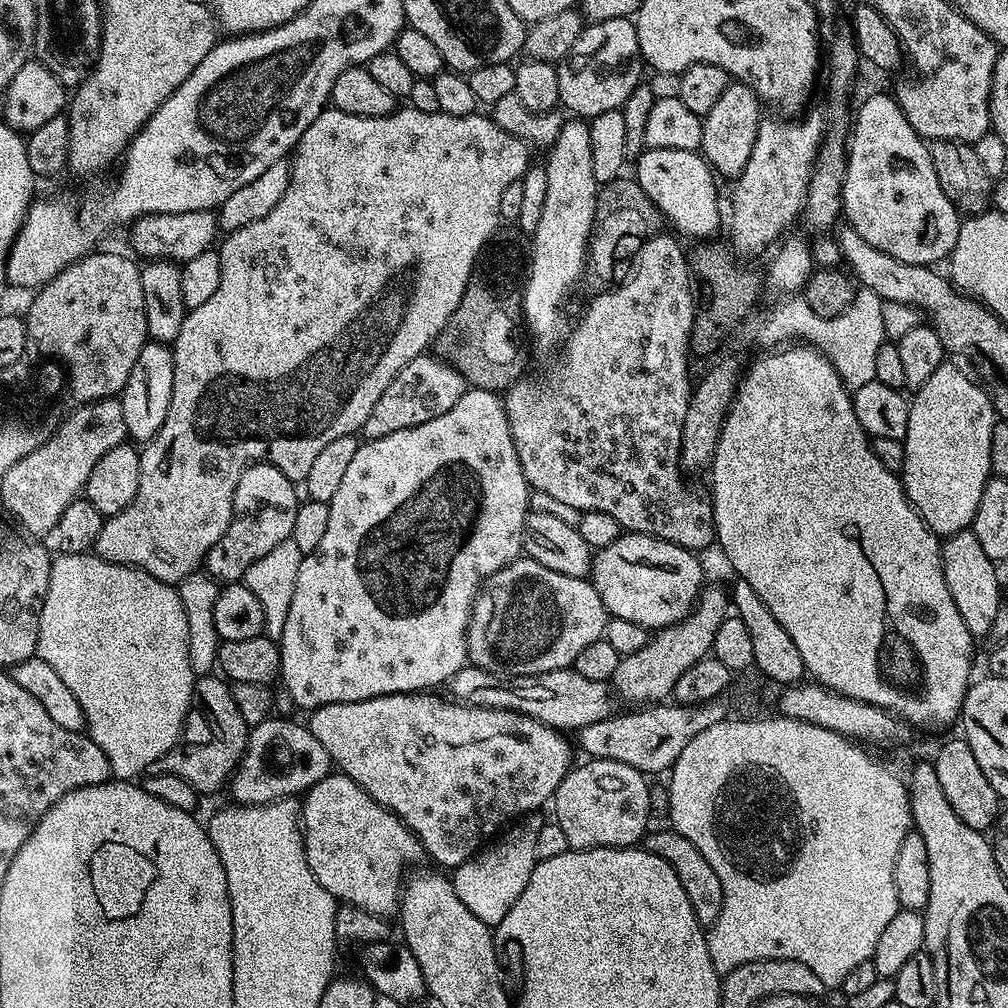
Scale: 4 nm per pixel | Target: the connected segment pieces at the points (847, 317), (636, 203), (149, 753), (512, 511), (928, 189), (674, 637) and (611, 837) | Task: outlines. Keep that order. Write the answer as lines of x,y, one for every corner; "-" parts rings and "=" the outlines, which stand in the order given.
869,288
857,289
854,299
848,309
840,315
835,315
834,318
822,318
818,315
816,309
812,308
802,296
786,296
782,300
770,307
768,310
762,307
754,307
751,313
747,315
742,322
738,322
734,326
730,334
725,338
719,353
725,356
733,356
735,352
743,352
752,346
752,341
766,350
772,350
776,347
785,345
789,342
802,341
811,347
819,349
828,361
838,370
839,376
842,378
846,388
855,390
864,386
876,378
875,374
875,359
878,358
878,350
886,342
885,327
882,317
882,299
=
632,178
611,180
603,185
596,193
596,217
592,223
592,238
588,242
588,259
586,261
586,284
588,280
589,293
607,292
621,279
622,264
619,260
627,261
636,255
636,251
647,242
648,237
661,231
662,217
654,202
642,190
642,186
=
92,552
57,555
52,562
50,586
46,590
46,598
42,602
42,614
38,618
36,655
42,657
56,671
58,678
62,678
63,684
70,689
70,694
74,694
74,698
78,698
78,706
82,706
84,715
86,735
96,743
98,750
102,750
102,754
106,754
106,758
110,762
112,776
115,779
132,782
143,777
154,762
158,762
172,747
181,743
180,731
184,728
188,707
193,707
194,704
194,677
190,666
186,610
182,610
182,598
173,585
154,578
149,572
143,572
140,568
116,564
113,560
103,560
101,556
=
469,387
462,398
446,410
446,414
438,414
438,418
430,418
430,422
422,422
422,426
398,430
398,434
386,434
386,438
361,443
328,509
330,523
326,525
326,534
318,550
307,553
298,566
294,598
290,598
286,626
282,626
282,634
278,637
279,679
282,684
284,680
289,698
298,707
311,710
331,704
353,704
379,696
393,696
399,692
436,690
439,684
447,685
469,663
468,623
477,592
489,576
510,562
521,559
524,552
524,523
530,515
530,489
526,474
522,474
522,462
518,462
518,450
514,450
503,399
497,393
=
876,92
868,96
854,112
847,145
848,165
842,190
842,216
847,227
858,230
870,246
890,254
898,262
907,264
939,265
939,260
951,257
952,247
958,238
962,216
942,190
932,161
932,149
910,126
895,95
=
705,587
696,601
695,609
688,613
685,620
680,620
668,628
661,628
649,639
638,654
621,656
618,670
614,670
610,681
615,695
625,700
628,706
651,706
664,701
673,695
675,683
686,670
700,659
707,657
712,650
714,634
718,626
730,615
730,596
720,588
=
594,760
577,763
562,778
554,797
554,823
562,826
569,849
630,848
639,845
649,831
648,815
652,812
652,796
648,793
645,773
622,762

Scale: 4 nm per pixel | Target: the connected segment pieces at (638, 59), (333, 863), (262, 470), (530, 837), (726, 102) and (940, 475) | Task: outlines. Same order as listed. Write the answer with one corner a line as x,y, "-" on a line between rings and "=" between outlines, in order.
610,18
589,23
578,42
570,46
564,59
556,65
560,104
576,118
591,118
606,114
606,110
623,109
626,98
642,83
640,71
645,68
636,26
631,19
=
330,774
303,793
300,822
306,862
332,897
375,916
397,915
404,867
418,863
420,856
422,860
422,849
418,837
389,808
370,798
349,776
=
249,464
246,470
242,470
232,499
232,521
226,534
222,534
222,538
218,538
214,546
210,546
202,565
203,571
221,585
239,584
243,581
246,570
250,570
250,566
254,566
258,558
270,554
274,546
292,539
294,514
298,514
298,506
302,502
301,497
296,497
296,488
297,485
273,464
=
529,814
517,819
509,827
513,827
509,832
501,831
491,843
458,865
451,873
450,879
458,898
462,898
466,910
479,916
483,924
489,926
500,924
502,918
510,914
510,906
518,902
518,894
526,890
526,882
530,882
530,874
538,863
536,854
538,834
544,823
546,823
545,817
540,814
=
729,82
710,114
702,117
704,125
699,151
721,177
740,177
746,162
750,162
750,150
754,150
754,138
758,138
758,126
762,119
760,108
762,101
755,90
739,82
=
945,362
938,366
938,370
934,370
934,374
930,374
930,378
926,378
926,382
922,382
920,388
915,389
908,409
910,422
903,438
904,495
923,518
924,525
937,536
947,538
956,532
971,529
978,502
982,502
982,490
992,476
990,438
994,438
998,417
987,387
980,382
975,384
958,365

